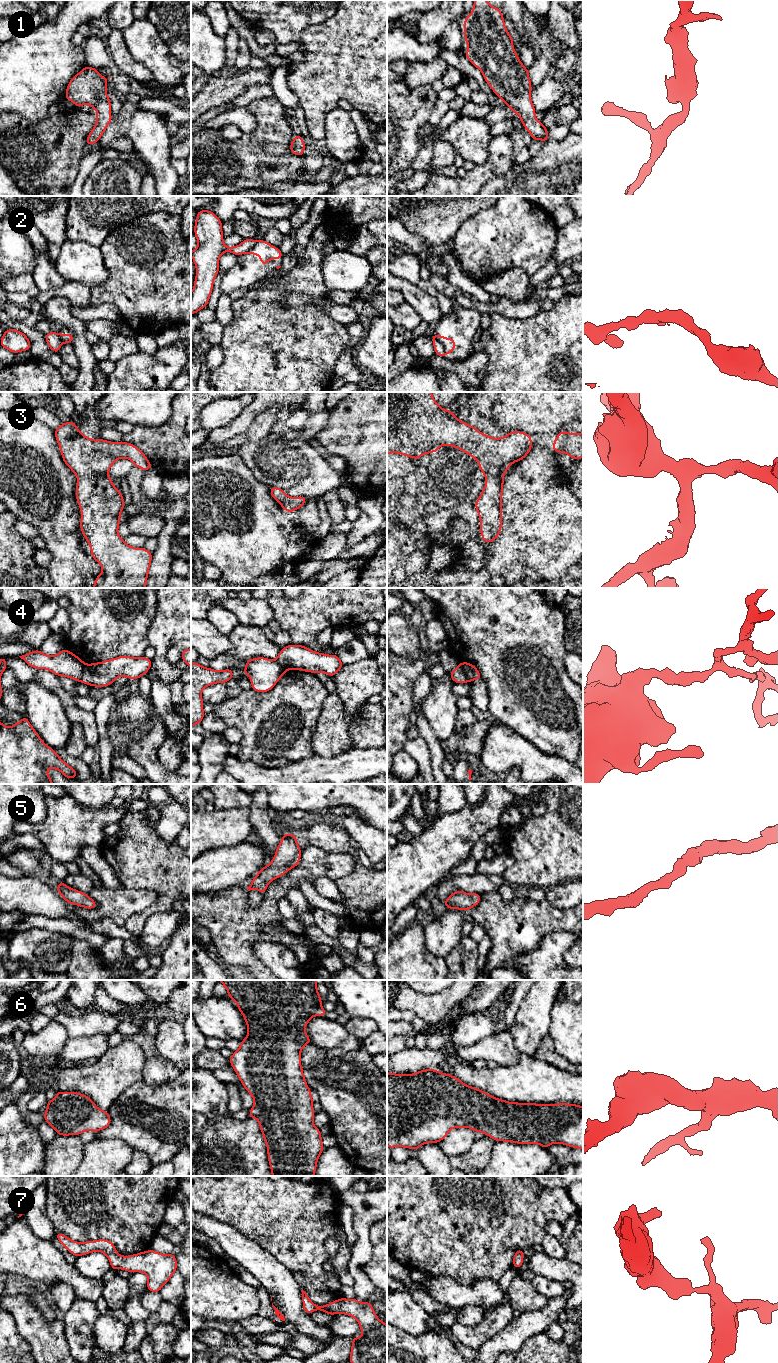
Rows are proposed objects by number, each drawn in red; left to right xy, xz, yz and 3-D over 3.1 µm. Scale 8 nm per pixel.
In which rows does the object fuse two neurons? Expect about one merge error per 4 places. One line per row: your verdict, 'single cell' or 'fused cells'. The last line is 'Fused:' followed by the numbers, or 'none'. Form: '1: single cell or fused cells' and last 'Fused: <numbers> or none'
1: single cell
2: fused cells
3: single cell
4: fused cells
5: single cell
6: single cell
7: single cell
Fused: 2, 4

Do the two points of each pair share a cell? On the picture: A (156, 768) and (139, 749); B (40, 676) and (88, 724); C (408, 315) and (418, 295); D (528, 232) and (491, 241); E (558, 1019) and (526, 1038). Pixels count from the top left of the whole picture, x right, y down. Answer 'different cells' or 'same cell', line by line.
A: same cell
B: same cell
C: different cells
D: same cell
E: different cells

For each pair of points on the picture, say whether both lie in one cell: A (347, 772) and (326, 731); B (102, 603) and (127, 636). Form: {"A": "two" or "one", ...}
{"A": "two", "B": "one"}

